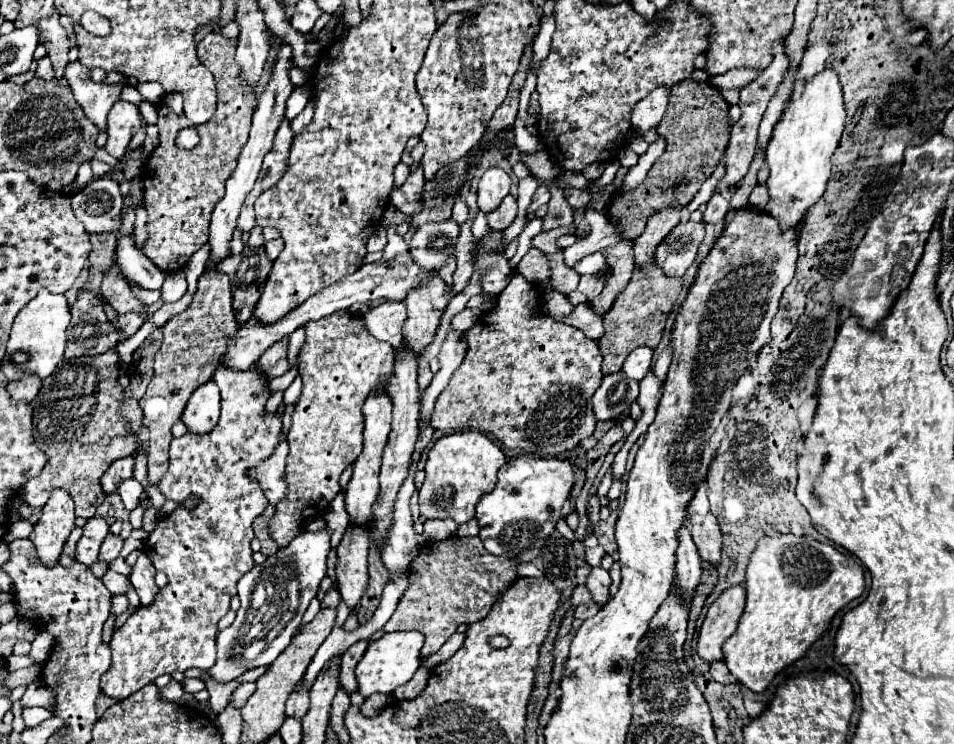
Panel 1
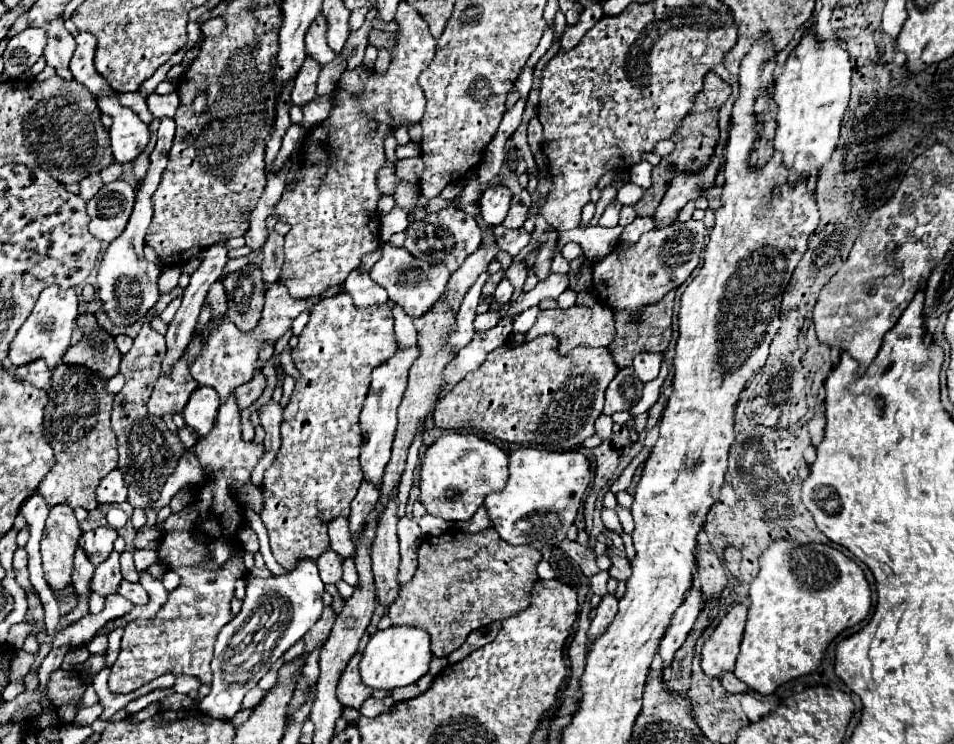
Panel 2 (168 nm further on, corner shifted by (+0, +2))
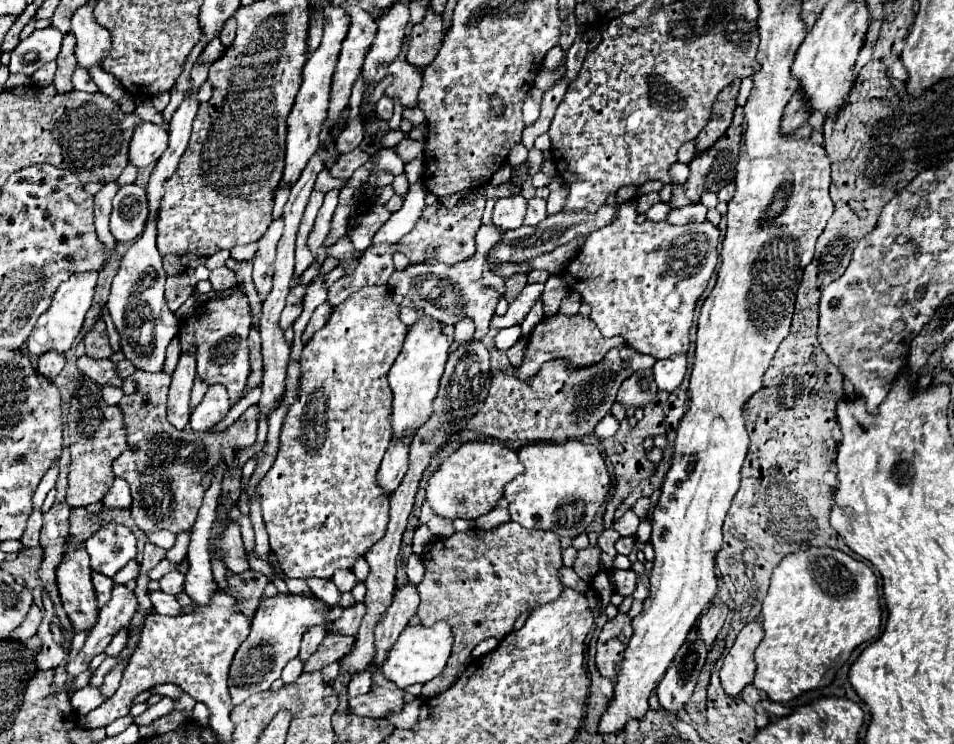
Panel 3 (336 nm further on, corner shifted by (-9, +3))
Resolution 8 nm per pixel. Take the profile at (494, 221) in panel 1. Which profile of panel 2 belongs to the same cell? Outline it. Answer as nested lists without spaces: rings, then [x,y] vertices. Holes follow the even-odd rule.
[[[521,191],[519,195],[513,197],[509,215],[507,215],[507,219],[503,221],[503,225],[505,225],[505,227],[511,227],[511,229],[523,227],[523,223],[527,221],[527,211],[529,211],[529,207],[531,207],[531,195],[529,195],[527,191]]]

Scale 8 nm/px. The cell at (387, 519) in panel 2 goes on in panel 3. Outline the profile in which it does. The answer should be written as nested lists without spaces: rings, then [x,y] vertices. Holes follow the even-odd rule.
[[[410,580],[394,590],[392,602],[390,602],[388,610],[384,612],[382,620],[376,624],[376,630],[374,630],[374,634],[376,634],[376,658],[374,658],[374,664],[376,666],[382,666],[386,654],[392,648],[392,644],[396,642],[398,634],[406,628],[408,620],[416,614],[418,604],[420,604],[418,590]]]

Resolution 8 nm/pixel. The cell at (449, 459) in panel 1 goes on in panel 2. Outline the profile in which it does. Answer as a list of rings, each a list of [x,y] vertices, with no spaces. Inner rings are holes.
[[[443,435],[427,449],[421,461],[419,503],[427,509],[427,513],[447,521],[469,521],[481,507],[483,499],[507,483],[507,477],[507,453],[497,445],[479,439],[477,435]]]

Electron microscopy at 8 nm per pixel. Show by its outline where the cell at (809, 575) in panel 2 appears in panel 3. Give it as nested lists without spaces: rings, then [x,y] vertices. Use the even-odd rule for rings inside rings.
[[[806,548],[786,554],[774,568],[770,578],[770,590],[762,602],[764,638],[754,652],[756,674],[754,686],[764,690],[774,702],[790,702],[806,690],[828,686],[836,670],[850,658],[850,652],[880,634],[880,602],[876,576],[866,562],[848,556],[834,548]]]

